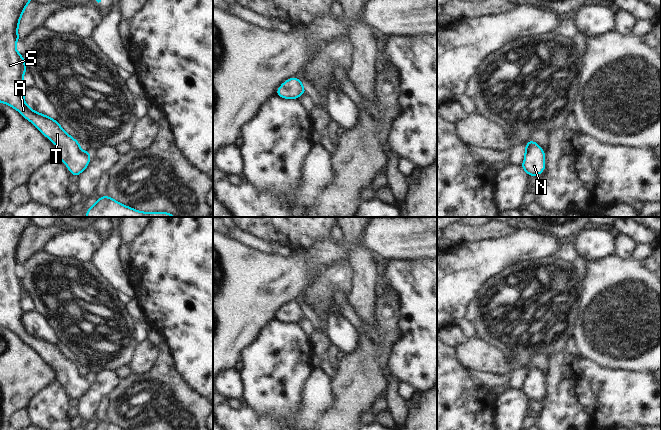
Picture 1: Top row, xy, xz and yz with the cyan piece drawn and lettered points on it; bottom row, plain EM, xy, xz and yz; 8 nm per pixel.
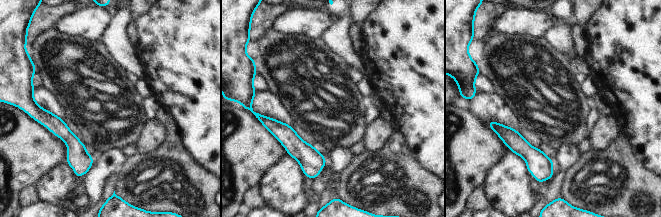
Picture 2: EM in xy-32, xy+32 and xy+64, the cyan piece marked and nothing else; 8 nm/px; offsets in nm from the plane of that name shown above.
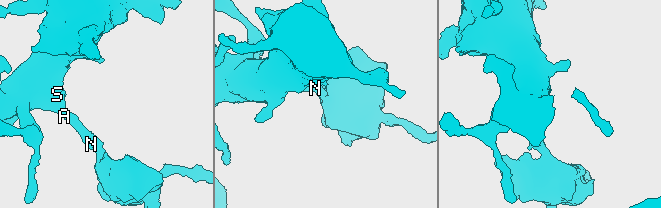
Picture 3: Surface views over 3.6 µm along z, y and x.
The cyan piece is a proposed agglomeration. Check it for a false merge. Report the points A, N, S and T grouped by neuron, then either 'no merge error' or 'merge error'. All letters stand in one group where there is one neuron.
groups A N S T; no merge error

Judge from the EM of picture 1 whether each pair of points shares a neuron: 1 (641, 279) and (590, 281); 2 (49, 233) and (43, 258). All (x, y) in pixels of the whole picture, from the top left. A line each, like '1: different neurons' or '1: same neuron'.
1: same neuron
2: different neurons

